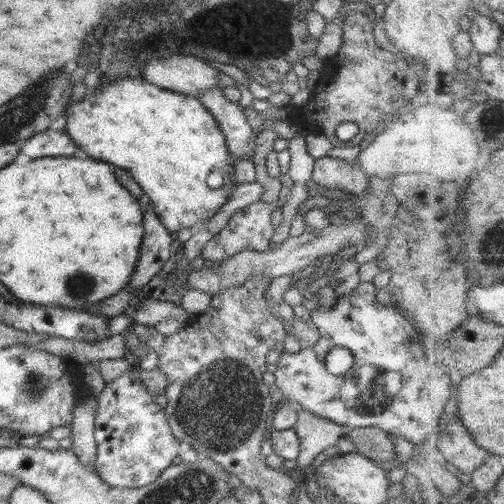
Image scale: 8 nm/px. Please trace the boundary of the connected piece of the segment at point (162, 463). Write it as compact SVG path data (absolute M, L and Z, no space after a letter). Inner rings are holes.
M133 366L129 371L121 374L117 379L111 382L105 383L104 387L101 389L97 400L96 415L94 418L94 442L96 445L96 457L94 460L94 471L99 475L99 478L112 486L113 488L141 488L150 482L153 482L168 466L171 466L171 460L177 454L177 446L180 444L175 437L171 435L169 431L169 424L167 422L164 410L154 403L154 397L148 392L145 392L144 386L138 379L137 375L133 375L133 370L137 370L137 366Z

